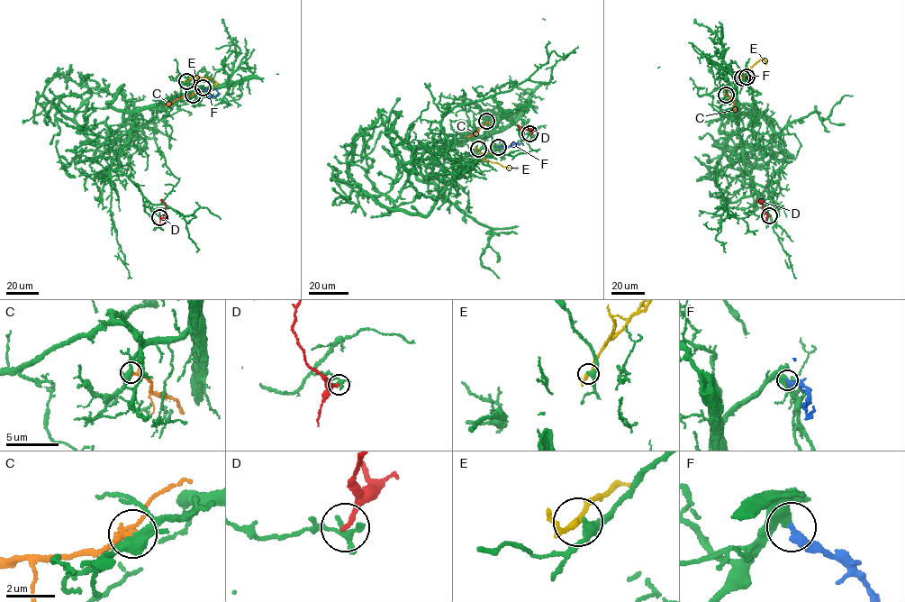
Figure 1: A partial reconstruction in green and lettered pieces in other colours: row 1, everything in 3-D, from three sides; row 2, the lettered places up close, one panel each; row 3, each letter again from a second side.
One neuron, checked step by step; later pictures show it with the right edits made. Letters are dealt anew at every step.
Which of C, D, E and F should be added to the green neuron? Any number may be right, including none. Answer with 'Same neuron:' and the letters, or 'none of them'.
Same neuron: F

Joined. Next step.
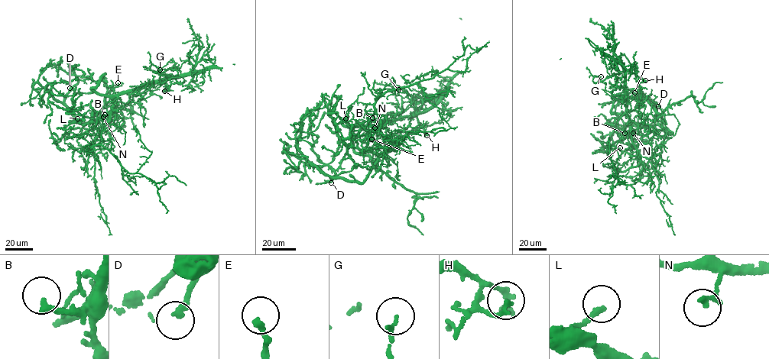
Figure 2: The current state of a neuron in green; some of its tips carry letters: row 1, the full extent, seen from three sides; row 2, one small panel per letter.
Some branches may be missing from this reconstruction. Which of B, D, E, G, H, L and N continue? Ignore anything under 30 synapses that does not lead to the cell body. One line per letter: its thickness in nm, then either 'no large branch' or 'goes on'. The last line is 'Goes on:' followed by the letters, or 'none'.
B: 240 nm | goes on
D: 220 nm | no large branch
E: 190 nm | goes on
G: 160 nm | no large branch
H: 160 nm | no large branch
L: 200 nm | no large branch
N: 200 nm | no large branch
Goes on: B, E

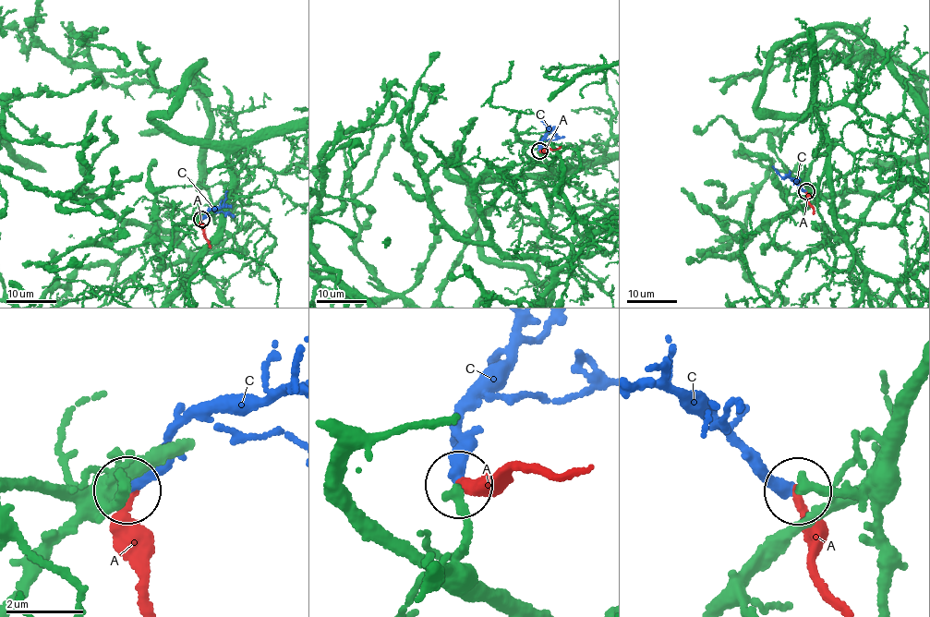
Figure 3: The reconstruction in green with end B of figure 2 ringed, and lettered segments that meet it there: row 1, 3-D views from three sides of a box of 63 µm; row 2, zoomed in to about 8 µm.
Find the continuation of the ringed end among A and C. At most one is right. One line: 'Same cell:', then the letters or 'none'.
Same cell: C

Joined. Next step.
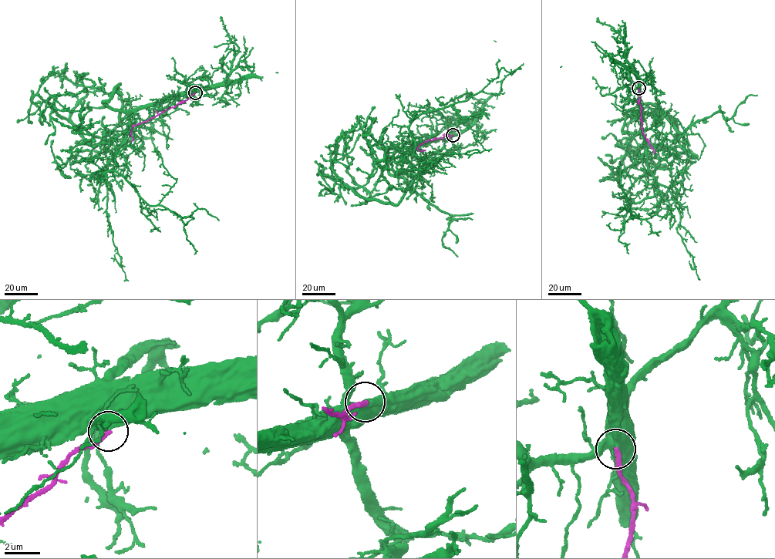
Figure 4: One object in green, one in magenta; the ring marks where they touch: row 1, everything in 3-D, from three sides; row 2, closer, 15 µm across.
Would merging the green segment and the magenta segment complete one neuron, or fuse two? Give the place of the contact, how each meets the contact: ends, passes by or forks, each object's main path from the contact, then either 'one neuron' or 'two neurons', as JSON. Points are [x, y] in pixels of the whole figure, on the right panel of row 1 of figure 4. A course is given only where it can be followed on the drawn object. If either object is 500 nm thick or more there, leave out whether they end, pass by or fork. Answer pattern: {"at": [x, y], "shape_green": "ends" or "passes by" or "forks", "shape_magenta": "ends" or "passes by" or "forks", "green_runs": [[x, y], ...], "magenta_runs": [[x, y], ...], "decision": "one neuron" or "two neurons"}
{"at": [638, 88], "green_runs": [[638, 88], [639, 130], [623, 130], [628, 112], [654, 104], [696, 156], [629, 145], [607, 176]], "magenta_runs": [[638, 88], [641, 127], [654, 153]], "decision": "two neurons"}

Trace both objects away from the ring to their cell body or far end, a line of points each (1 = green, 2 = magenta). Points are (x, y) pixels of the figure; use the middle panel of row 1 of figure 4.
1: (453, 135), (379, 138), (411, 186), (392, 204), (333, 169), (364, 119)
2: (452, 135), (422, 143), (417, 149), (423, 150)

